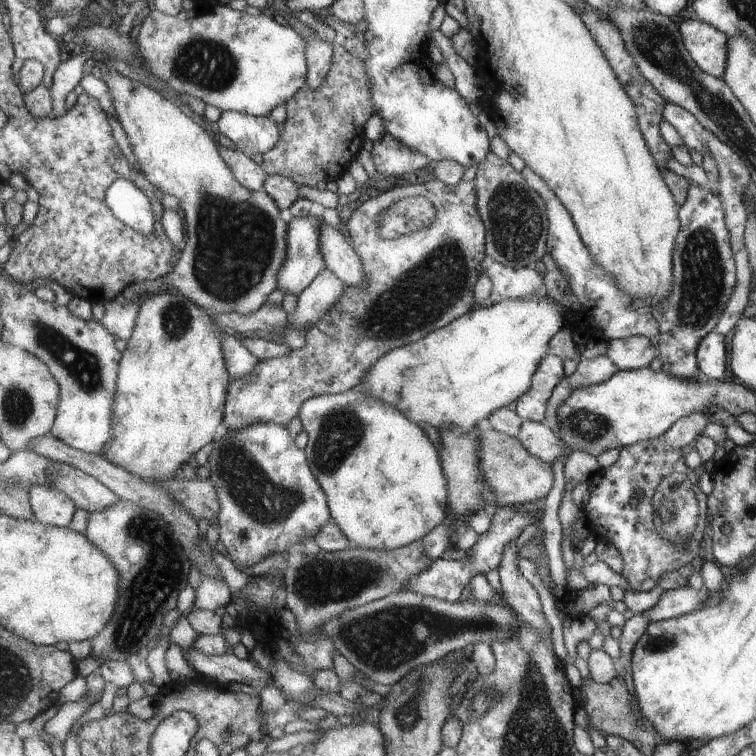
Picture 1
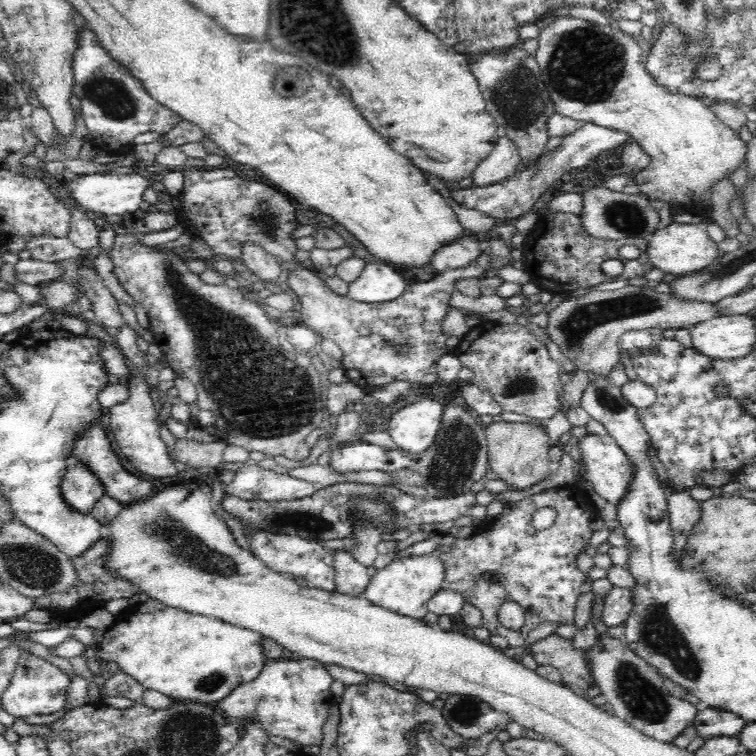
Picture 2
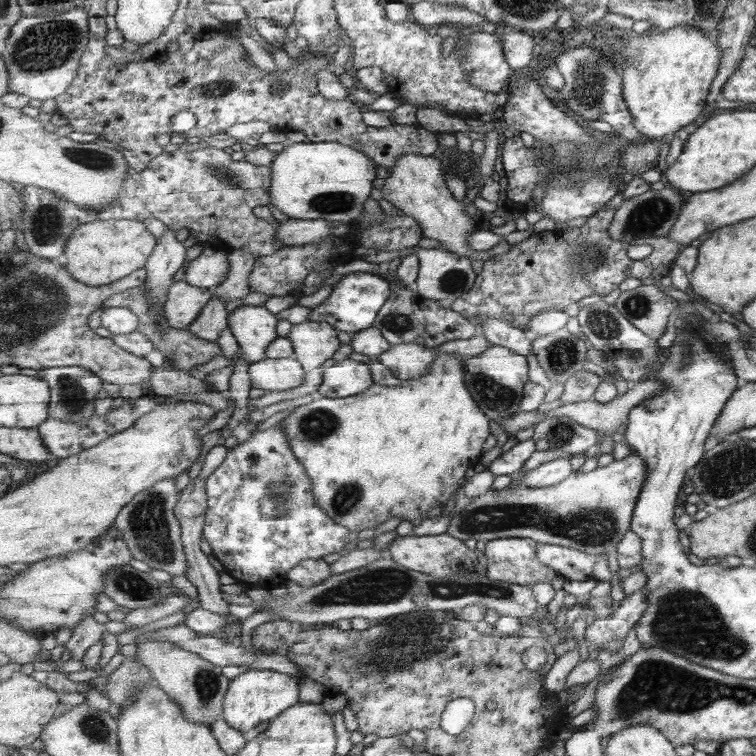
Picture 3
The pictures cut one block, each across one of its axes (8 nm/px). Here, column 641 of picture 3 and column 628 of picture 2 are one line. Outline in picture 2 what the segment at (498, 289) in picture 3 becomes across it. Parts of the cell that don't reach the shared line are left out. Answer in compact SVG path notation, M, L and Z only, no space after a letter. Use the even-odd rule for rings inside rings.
M547 203L536 213L537 223L520 245L524 257L518 265L524 268L532 282L540 286L541 300L566 293L573 294L578 288L588 289L614 280L628 281L631 278L642 278L654 267L647 252L640 253L637 259L622 258L618 250L626 244L626 241L596 238L595 235L588 234L583 229L583 219L580 215L547 210ZM606 260L621 260L624 263L622 274L615 278L606 276L600 267Z

